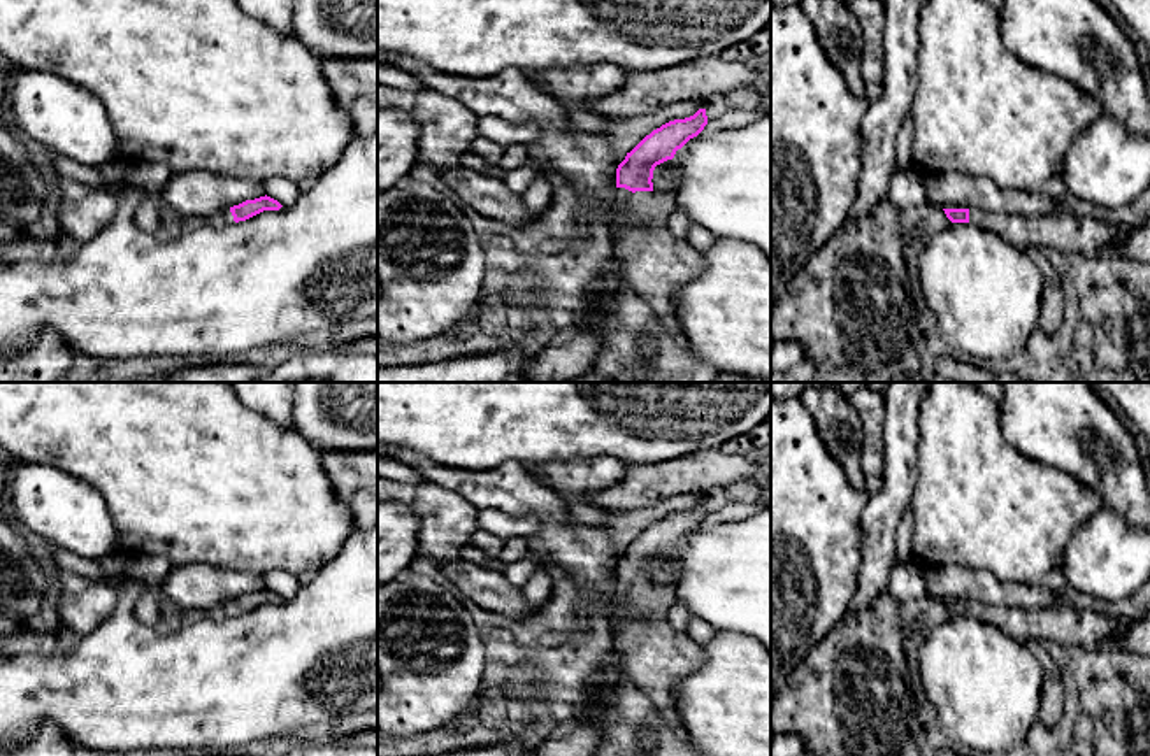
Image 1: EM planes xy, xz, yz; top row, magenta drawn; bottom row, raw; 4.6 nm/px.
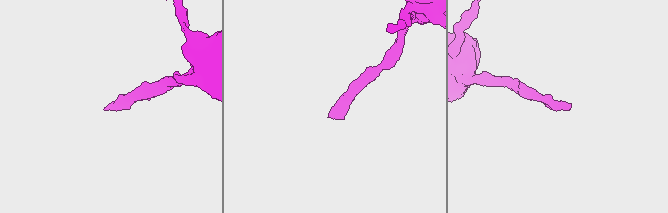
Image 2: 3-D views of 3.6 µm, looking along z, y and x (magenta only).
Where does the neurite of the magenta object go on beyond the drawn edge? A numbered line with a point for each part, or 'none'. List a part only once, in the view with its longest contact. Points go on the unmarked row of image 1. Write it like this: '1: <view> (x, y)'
1: xz (643, 600)

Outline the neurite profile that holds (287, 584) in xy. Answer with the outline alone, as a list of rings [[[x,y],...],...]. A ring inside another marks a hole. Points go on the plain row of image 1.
[[[284,570],[263,574],[263,582],[267,589],[277,593],[284,602],[291,600],[302,586],[298,575]]]

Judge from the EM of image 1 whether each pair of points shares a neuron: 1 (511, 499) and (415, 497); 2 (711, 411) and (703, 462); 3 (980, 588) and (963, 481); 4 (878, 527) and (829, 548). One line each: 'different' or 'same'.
1: different
2: different
3: different
4: different

